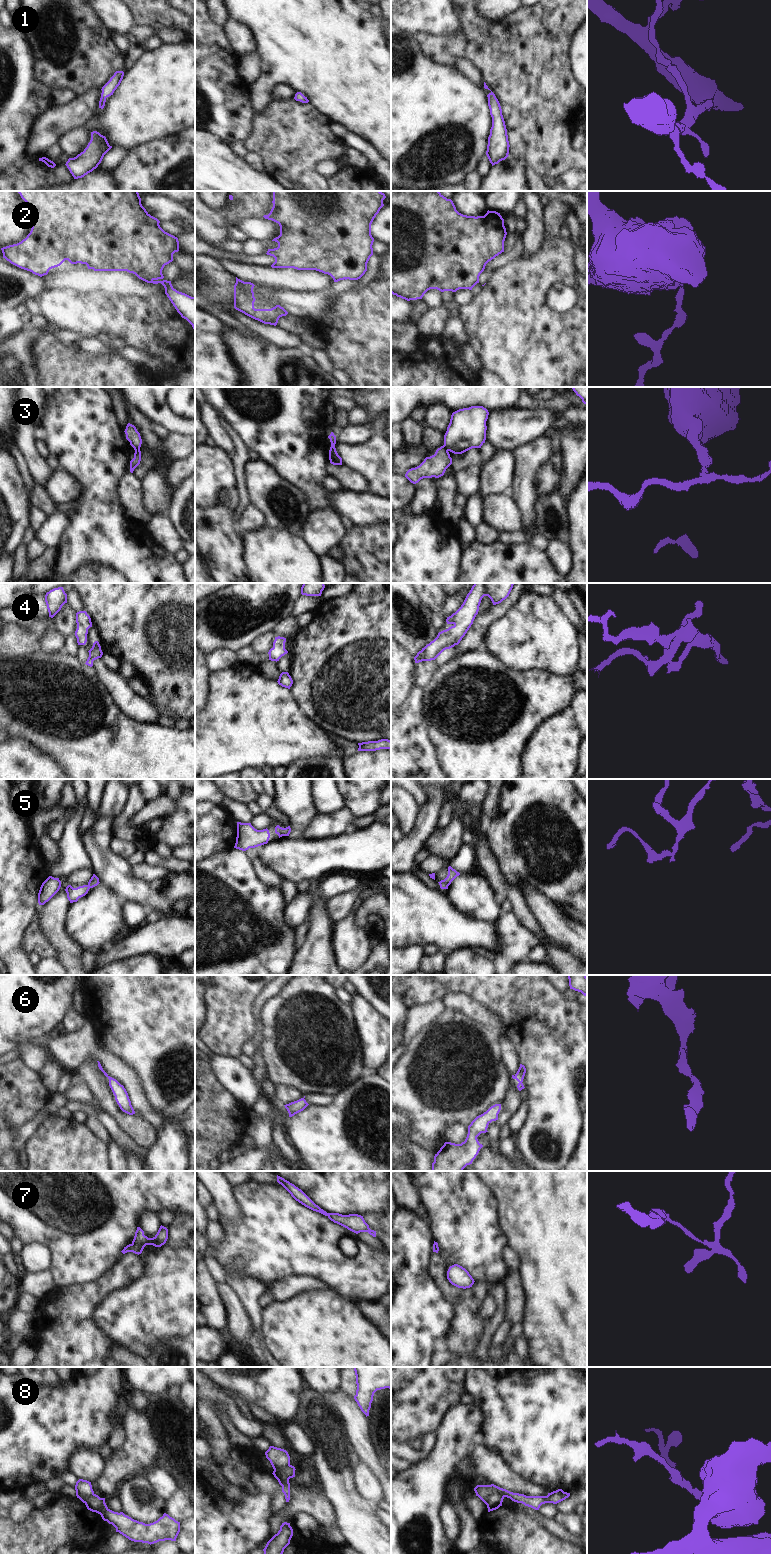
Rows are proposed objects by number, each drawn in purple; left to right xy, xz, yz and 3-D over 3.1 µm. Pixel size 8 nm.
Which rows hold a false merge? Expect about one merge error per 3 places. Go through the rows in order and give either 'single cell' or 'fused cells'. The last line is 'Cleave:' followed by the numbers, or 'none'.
1: single cell
2: fused cells
3: fused cells
4: single cell
5: single cell
6: single cell
7: single cell
8: fused cells
Cleave: 2, 3, 8

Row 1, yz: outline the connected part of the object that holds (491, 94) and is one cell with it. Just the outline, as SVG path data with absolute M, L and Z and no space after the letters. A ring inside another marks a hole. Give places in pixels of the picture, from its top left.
M485 82L484 88L490 90ZM492 91L487 97L490 115L492 117L492 127L488 137L486 155L493 166L509 156L510 145L500 103Z

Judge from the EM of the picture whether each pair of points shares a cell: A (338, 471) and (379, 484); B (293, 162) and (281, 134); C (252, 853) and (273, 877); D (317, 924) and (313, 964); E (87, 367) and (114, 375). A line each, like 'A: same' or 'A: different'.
A: different
B: same
C: same
D: same
E: same

